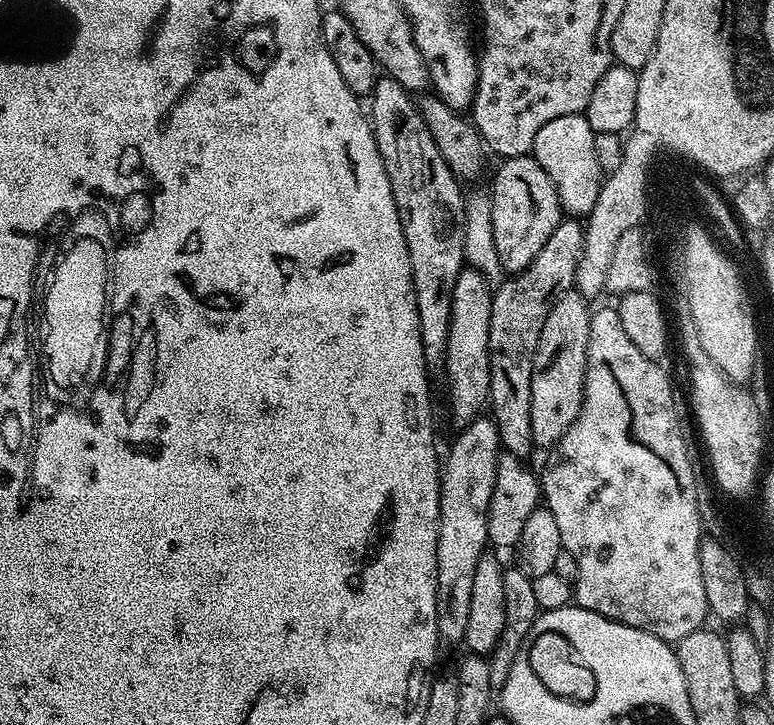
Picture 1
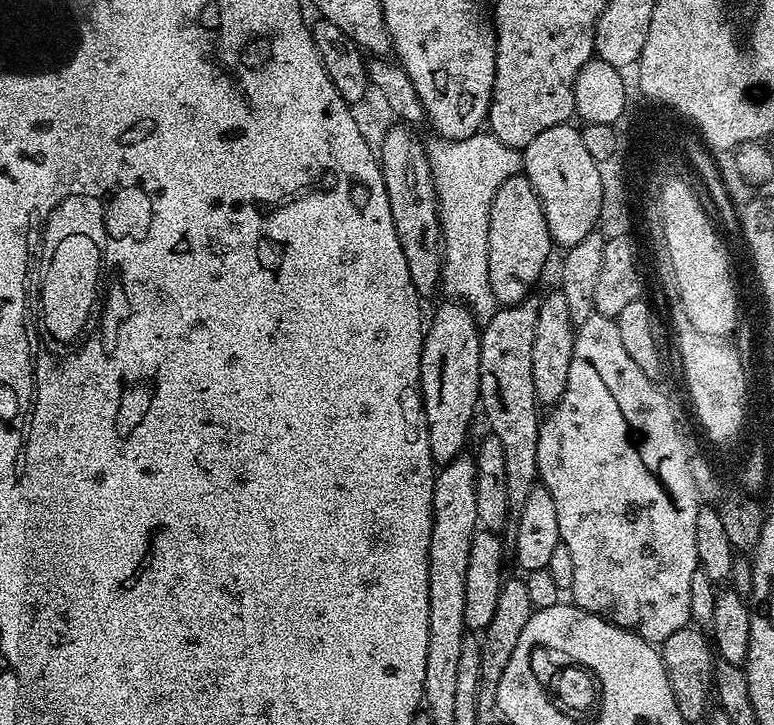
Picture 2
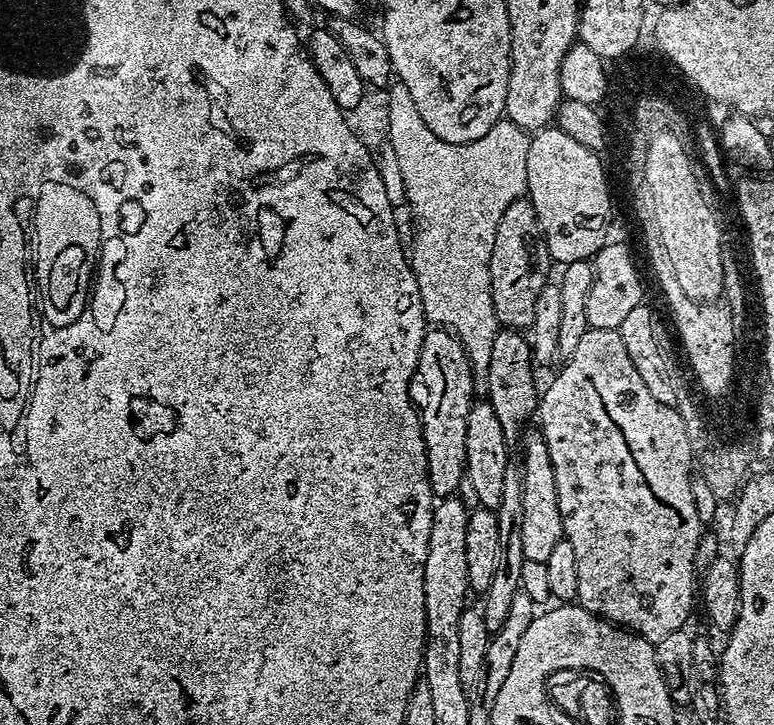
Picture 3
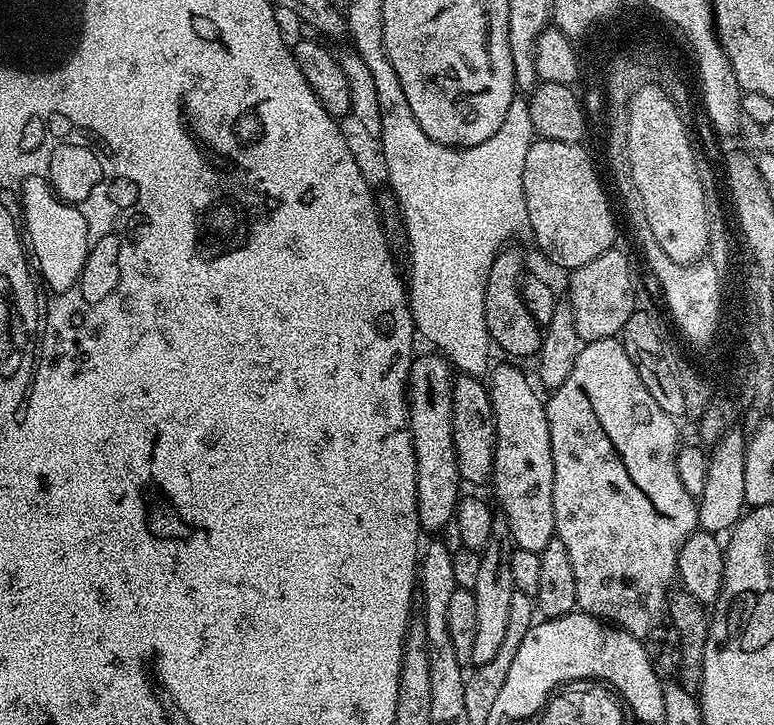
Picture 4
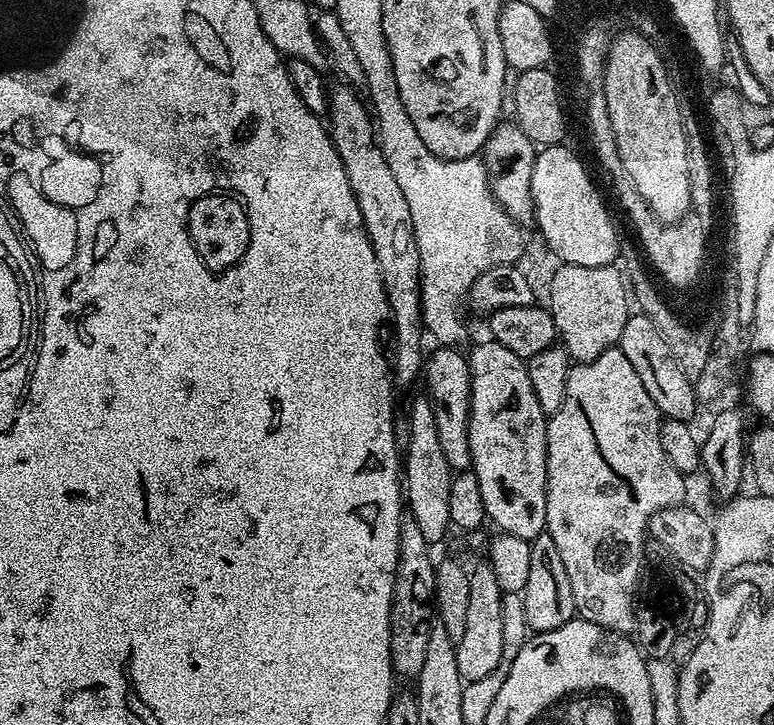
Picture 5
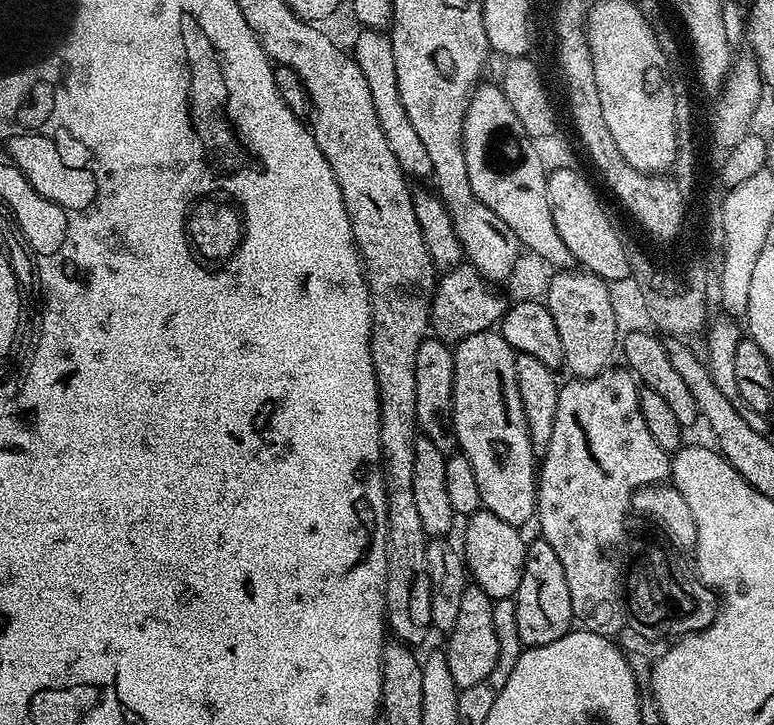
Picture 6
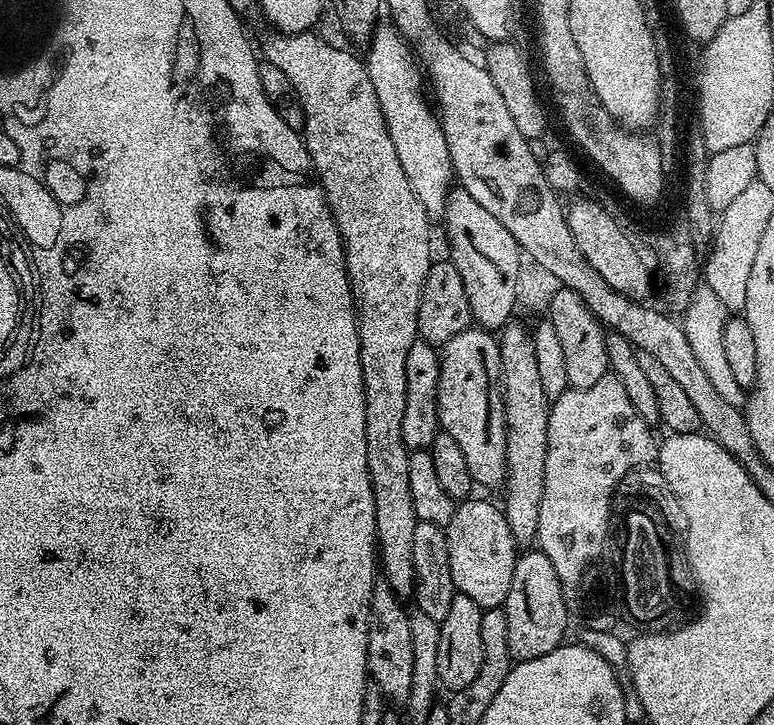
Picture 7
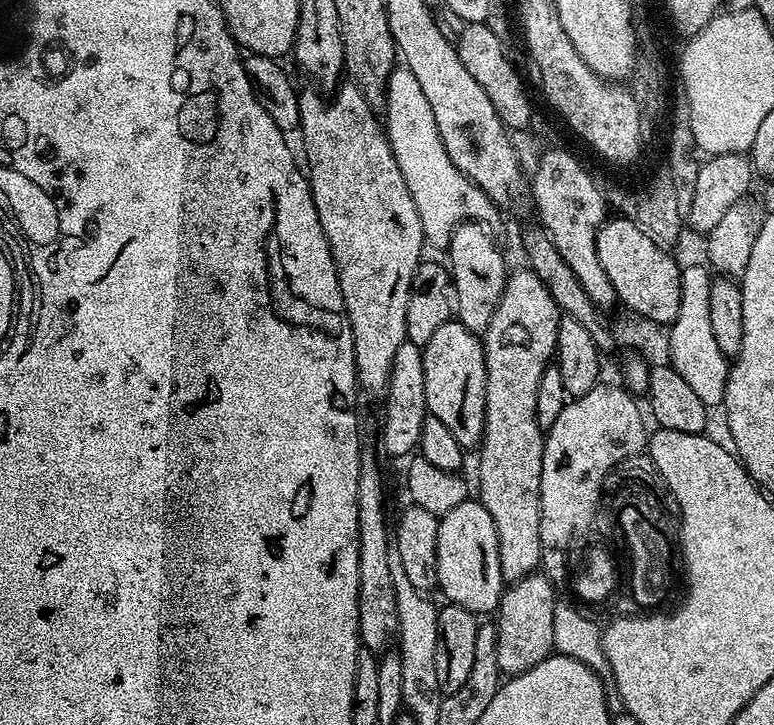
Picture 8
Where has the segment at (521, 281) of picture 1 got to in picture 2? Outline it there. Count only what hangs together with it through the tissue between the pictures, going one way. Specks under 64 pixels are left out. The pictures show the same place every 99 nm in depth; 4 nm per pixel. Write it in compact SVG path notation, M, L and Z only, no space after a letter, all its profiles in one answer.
M535 299L521 304L497 307L496 312L483 325L480 334L480 402L482 416L492 427L491 435L502 442L502 454L506 458L506 492L508 494L509 521L519 521L526 506L526 498L538 487L538 434L542 412L534 394L534 330L538 330L539 303Z

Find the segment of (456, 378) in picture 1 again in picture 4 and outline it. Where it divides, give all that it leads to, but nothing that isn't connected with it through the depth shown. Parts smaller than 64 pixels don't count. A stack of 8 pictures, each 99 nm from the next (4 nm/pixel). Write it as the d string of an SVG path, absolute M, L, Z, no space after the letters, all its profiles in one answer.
M417 355L408 372L406 399L408 428L412 431L416 459L416 497L418 518L425 533L436 534L439 528L453 523L456 505L462 499L462 481L452 437L452 382L454 369L443 355Z

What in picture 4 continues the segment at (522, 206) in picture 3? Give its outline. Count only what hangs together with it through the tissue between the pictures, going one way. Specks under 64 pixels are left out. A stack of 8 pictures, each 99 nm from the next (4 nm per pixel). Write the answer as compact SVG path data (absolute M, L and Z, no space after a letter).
M513 246L505 247L494 258L494 266L488 271L486 282L486 330L490 334L493 345L512 356L535 357L540 351L541 325L530 314L523 295L518 291L518 281L525 275L524 256Z

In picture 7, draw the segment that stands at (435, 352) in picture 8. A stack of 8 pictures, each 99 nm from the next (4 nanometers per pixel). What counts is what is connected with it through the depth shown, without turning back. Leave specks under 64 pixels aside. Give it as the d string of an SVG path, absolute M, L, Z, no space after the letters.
M469 326L440 349L438 418L442 431L462 449L473 481L484 488L499 489L506 479L504 397L500 378L500 341L491 331Z

